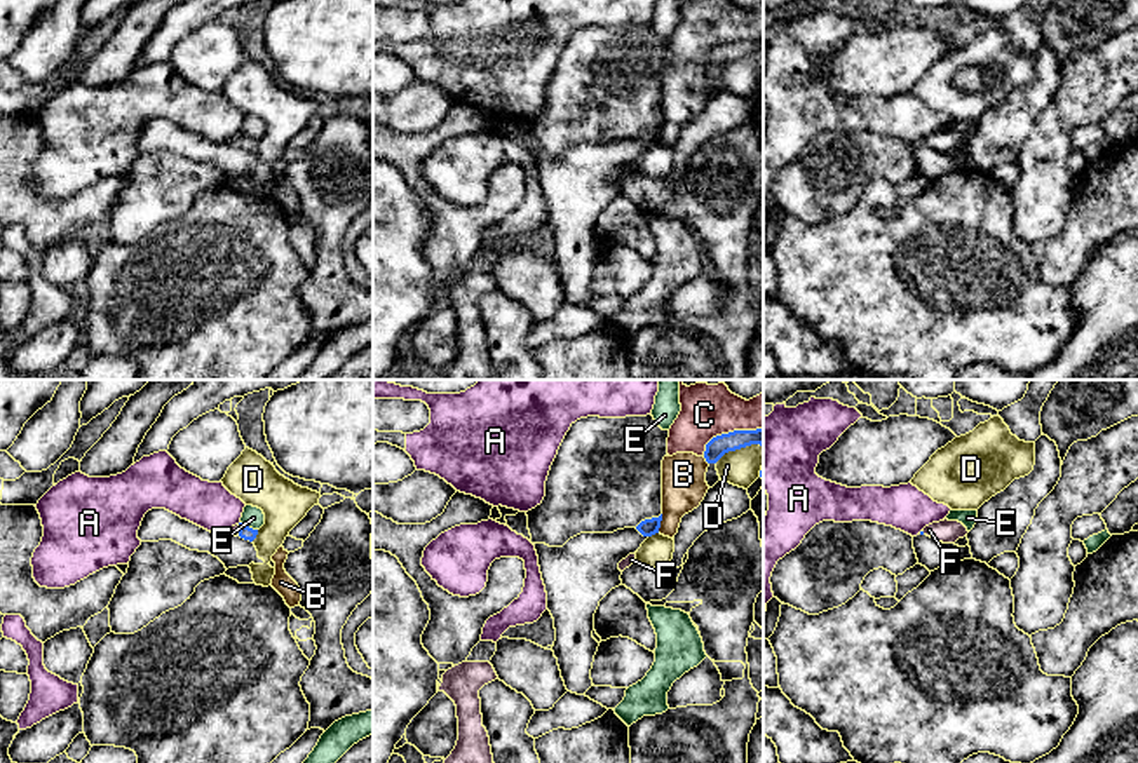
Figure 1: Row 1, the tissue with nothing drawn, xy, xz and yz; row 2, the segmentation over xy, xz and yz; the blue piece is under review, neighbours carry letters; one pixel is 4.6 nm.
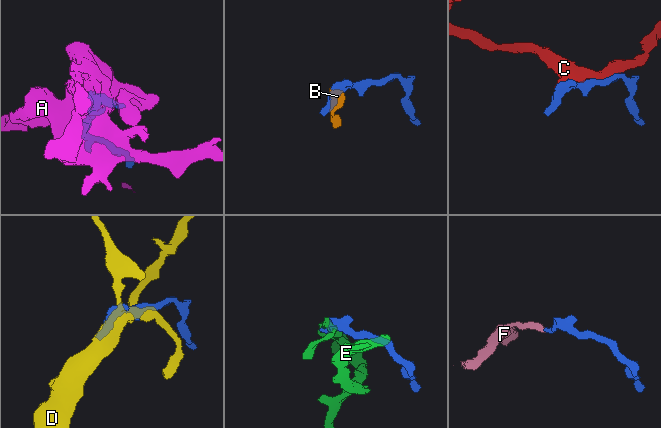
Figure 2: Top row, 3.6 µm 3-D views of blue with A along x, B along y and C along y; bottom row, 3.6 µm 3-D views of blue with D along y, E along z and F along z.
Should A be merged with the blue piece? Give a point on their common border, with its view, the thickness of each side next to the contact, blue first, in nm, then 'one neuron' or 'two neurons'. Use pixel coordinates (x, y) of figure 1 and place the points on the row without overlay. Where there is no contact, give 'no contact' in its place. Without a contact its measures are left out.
contact yz (921, 141); calibres 20 and 220 nm; two neurons

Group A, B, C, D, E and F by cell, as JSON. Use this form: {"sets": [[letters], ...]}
{"sets": [["A"], ["B", "C"], ["D"], ["E"], ["F"]]}

